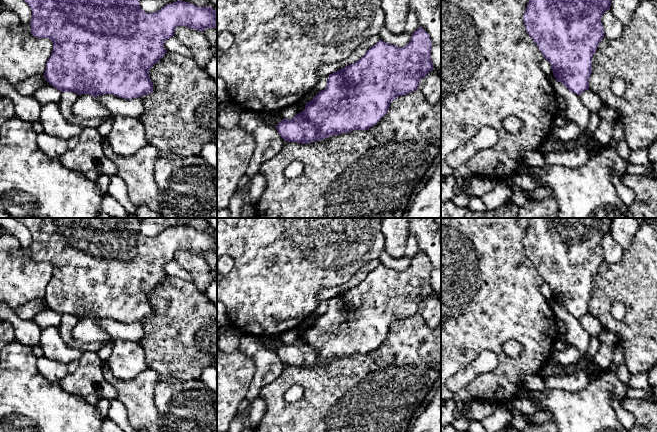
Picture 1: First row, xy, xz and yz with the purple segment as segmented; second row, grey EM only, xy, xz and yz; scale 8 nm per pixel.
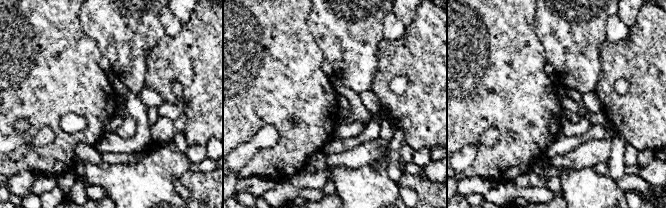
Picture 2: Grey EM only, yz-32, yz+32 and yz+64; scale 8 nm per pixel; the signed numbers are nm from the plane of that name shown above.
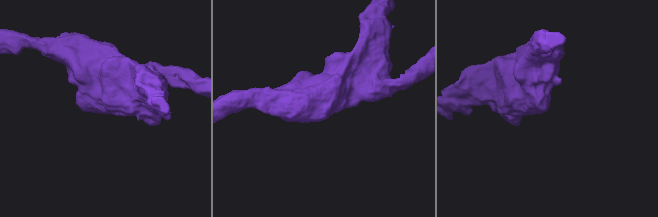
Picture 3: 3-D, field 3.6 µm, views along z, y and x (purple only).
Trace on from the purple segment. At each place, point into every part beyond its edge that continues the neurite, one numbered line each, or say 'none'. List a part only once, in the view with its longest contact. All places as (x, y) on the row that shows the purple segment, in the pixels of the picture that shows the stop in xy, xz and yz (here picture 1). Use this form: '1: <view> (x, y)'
none

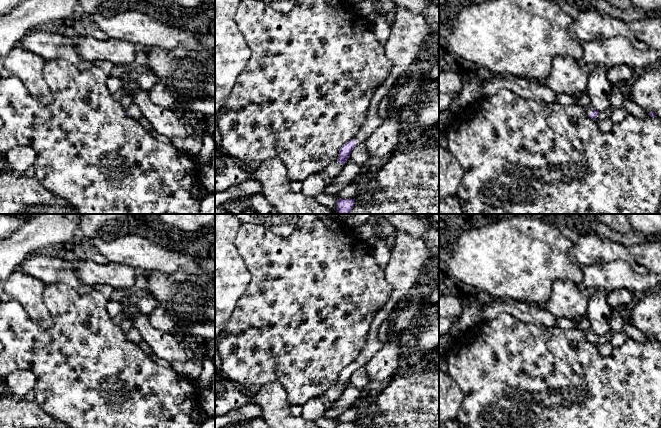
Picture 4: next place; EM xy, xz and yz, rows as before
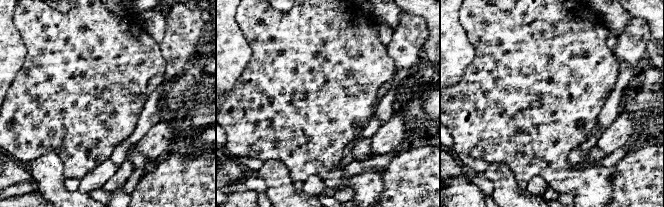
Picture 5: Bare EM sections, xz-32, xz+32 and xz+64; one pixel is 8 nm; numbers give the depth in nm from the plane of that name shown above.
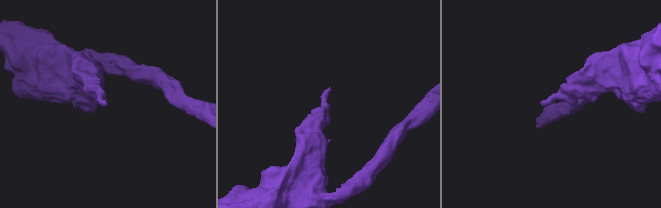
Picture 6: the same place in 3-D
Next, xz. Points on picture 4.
1: xz (409, 31)

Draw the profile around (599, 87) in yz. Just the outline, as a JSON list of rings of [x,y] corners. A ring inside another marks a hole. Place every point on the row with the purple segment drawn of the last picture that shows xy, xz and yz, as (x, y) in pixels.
[[[603,65],[589,72],[587,93],[592,107],[596,111],[603,111],[610,106],[610,93],[613,85],[607,78],[608,68]]]

